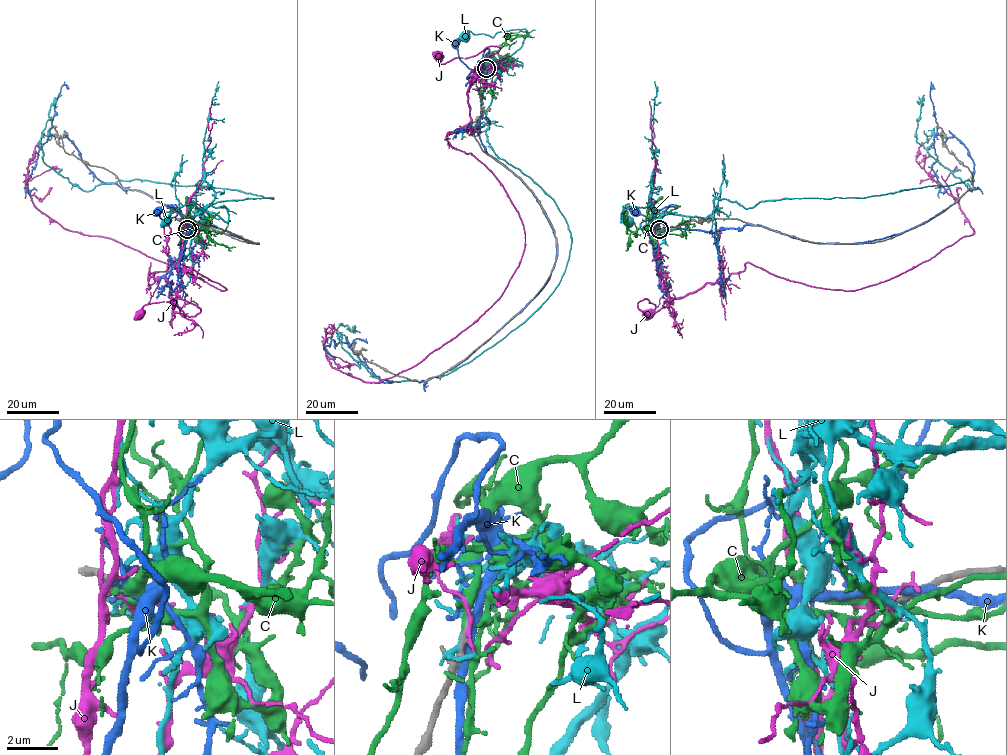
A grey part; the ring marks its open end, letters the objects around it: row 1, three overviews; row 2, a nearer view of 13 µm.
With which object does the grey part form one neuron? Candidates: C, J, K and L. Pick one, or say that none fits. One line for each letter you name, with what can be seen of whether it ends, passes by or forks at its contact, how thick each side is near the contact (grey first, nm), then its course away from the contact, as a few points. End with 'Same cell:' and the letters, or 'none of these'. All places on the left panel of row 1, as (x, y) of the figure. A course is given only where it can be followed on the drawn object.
C: it ends | 240/300 nm | via (187, 229), (193, 227), (200, 240), (192, 223), (196, 224), (197, 233)
Same cell: C

